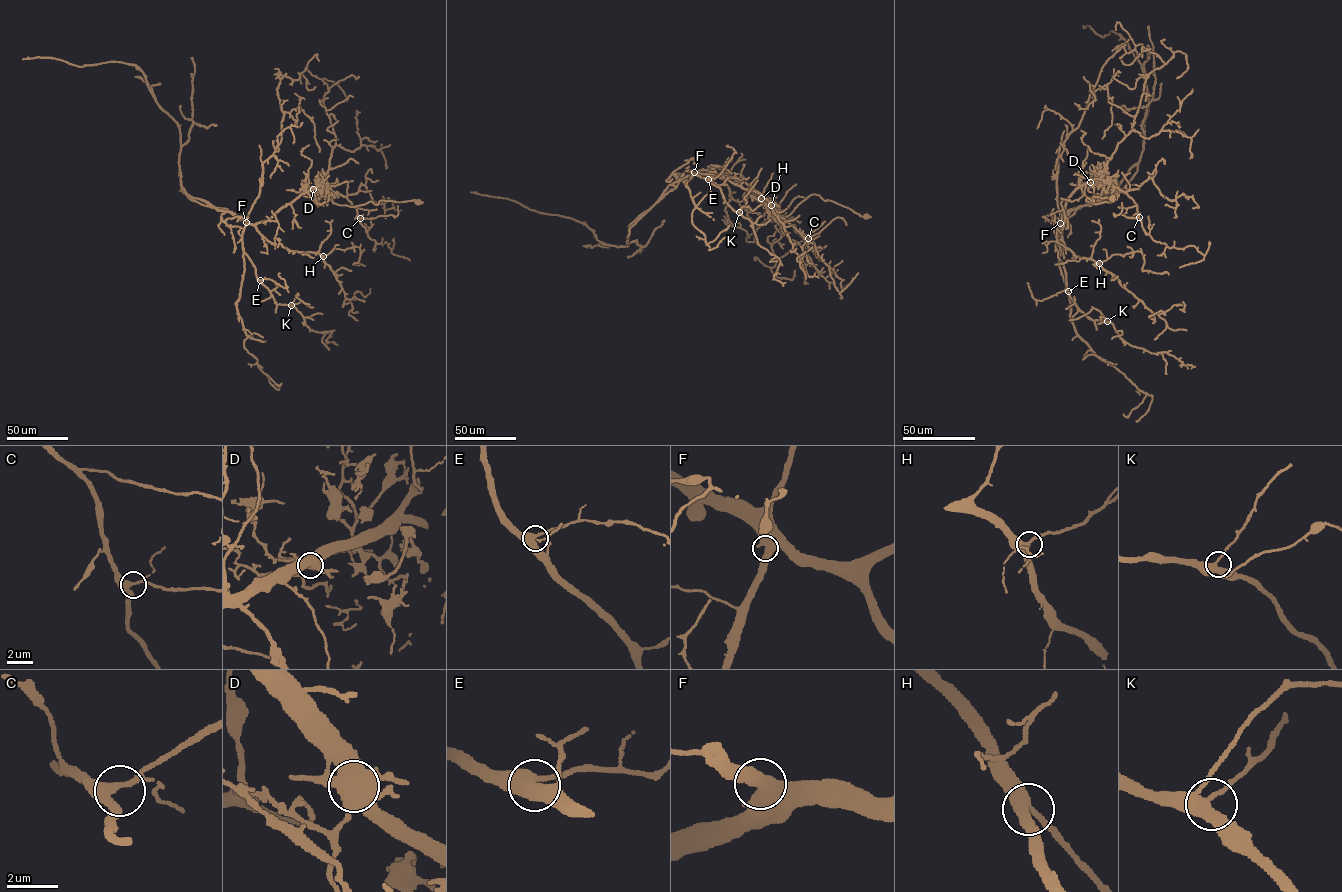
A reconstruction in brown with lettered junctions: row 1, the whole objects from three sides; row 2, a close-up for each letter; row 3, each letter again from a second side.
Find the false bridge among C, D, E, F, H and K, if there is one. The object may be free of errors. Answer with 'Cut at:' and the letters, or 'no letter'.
Cut at: D

